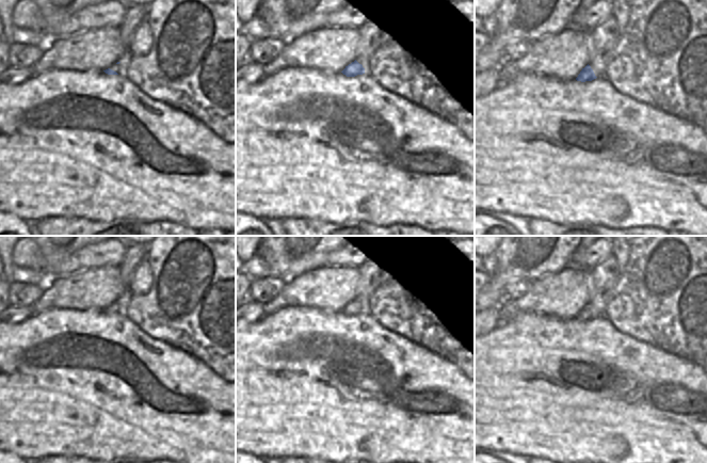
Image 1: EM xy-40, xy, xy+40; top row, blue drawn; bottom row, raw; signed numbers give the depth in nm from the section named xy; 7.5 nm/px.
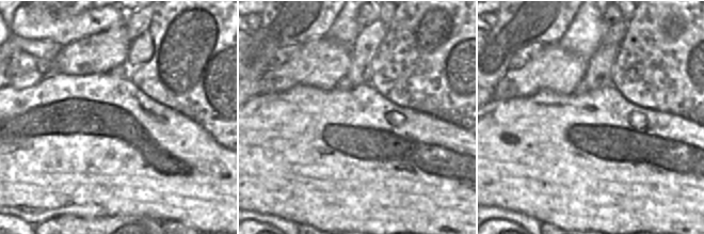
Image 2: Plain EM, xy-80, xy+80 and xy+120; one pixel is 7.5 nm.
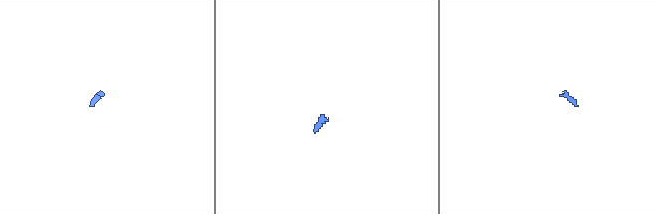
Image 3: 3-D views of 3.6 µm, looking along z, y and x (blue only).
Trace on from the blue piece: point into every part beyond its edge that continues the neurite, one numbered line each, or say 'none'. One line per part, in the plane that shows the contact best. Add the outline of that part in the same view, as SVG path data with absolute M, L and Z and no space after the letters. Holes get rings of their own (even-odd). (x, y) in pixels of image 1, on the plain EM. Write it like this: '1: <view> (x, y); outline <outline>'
1: xy-40 (119, 307); outline M119 302L119 303L112 303L109 307L116 310L119 314L124 314L124 309L125 309L125 302Z

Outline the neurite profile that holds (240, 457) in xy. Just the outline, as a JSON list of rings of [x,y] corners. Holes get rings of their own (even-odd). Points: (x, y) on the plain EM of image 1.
[[[236,452],[236,463],[264,463],[260,458],[248,452]]]

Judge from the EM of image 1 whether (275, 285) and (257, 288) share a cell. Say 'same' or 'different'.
same

